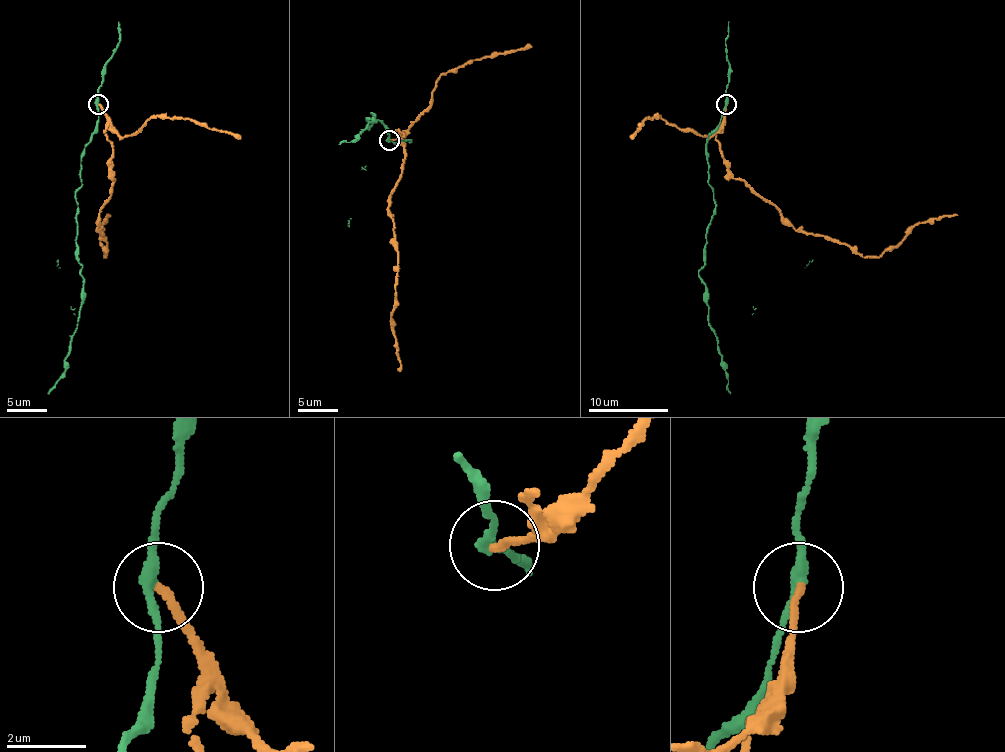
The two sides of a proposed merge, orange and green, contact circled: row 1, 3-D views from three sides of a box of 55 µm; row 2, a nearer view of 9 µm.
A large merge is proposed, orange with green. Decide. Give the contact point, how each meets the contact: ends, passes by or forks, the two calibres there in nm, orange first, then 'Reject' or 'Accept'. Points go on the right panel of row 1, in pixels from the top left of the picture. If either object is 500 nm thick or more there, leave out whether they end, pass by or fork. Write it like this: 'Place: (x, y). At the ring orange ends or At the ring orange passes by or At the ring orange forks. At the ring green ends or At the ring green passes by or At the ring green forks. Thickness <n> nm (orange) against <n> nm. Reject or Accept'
Place: (726, 104). At the ring orange ends. At the ring green passes by. Thickness 200 nm (orange) against 260 nm. Reject

